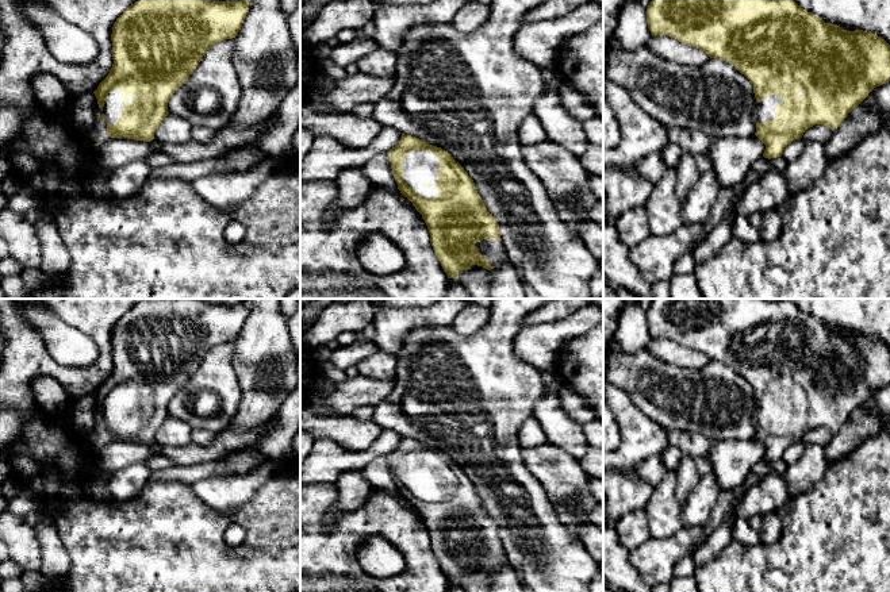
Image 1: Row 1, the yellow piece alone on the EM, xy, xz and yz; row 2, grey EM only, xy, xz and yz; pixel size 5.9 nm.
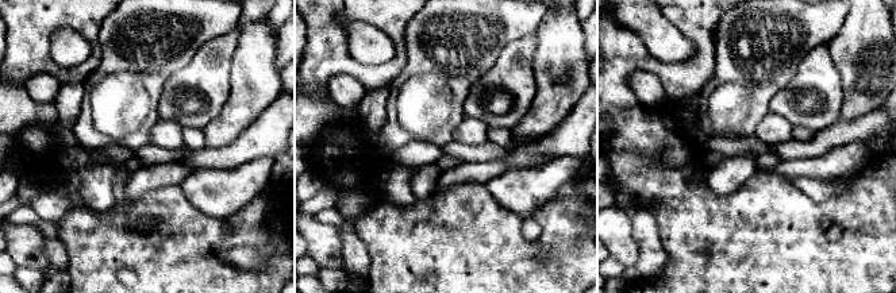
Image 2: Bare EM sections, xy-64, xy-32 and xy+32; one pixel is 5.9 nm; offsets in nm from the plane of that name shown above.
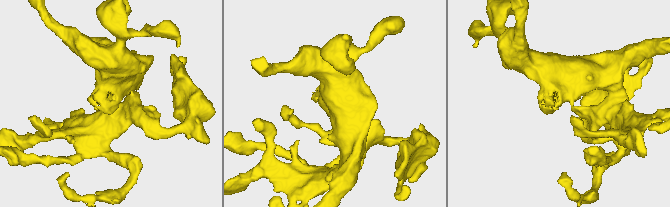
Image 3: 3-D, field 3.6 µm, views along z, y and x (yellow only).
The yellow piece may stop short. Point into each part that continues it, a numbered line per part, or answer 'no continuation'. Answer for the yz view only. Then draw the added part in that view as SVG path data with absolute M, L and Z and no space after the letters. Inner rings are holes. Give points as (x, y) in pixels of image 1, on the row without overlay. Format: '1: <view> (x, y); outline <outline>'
1: yz (764, 414); outline M770 397L764 400L755 411L755 423L756 426L768 424L775 422L776 412L775 410L782 405L782 400Z

